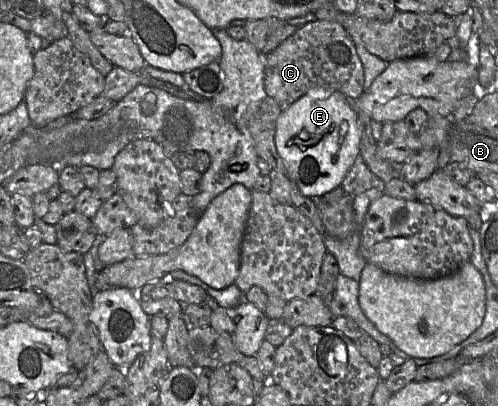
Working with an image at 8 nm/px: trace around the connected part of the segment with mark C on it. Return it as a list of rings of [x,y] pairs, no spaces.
[[[316,20],[306,23],[264,57],[264,88],[267,96],[273,98],[282,111],[309,90],[318,87],[340,92],[354,101],[364,92],[363,84],[364,70],[356,46],[345,28],[335,21]]]

